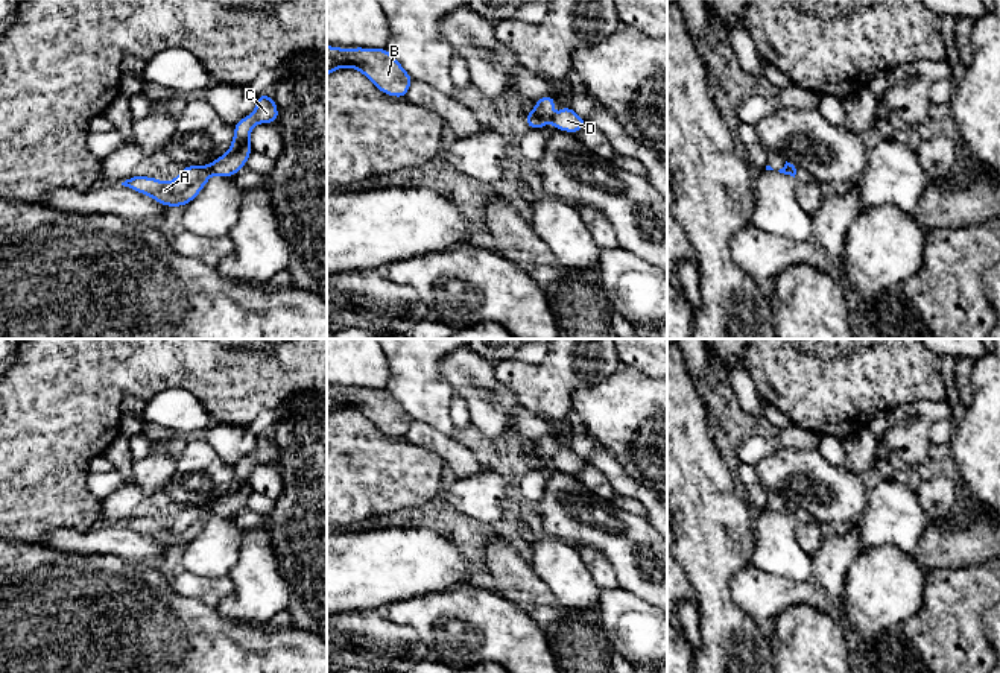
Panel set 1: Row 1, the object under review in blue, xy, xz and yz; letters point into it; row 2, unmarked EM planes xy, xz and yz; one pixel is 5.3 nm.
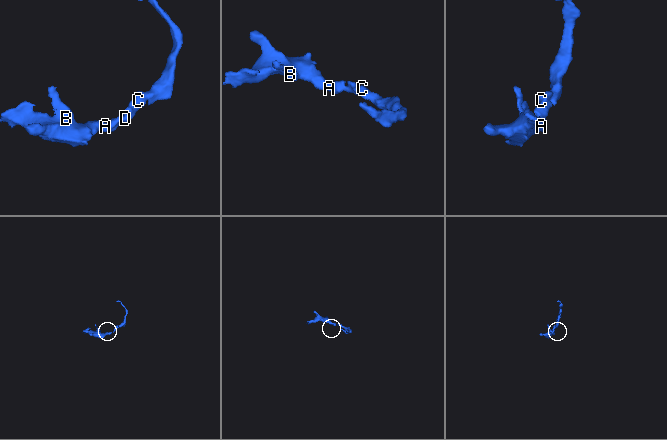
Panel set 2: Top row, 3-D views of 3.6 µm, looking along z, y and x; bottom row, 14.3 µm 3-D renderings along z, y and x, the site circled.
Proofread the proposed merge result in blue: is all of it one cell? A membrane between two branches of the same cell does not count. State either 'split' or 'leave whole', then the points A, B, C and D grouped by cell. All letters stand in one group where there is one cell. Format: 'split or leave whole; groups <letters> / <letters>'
leave whole; groups A B C D

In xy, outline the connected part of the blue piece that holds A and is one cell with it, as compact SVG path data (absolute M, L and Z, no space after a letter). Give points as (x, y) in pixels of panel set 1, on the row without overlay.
M257 436L257 447L252 454L240 459L234 466L234 479L229 491L216 498L208 506L185 506L179 517L170 523L163 523L149 517L137 517L126 520L122 526L150 536L153 541L166 547L185 547L204 529L213 515L236 517L246 506L252 492L249 477L258 463L275 463L278 460L278 448L271 436Z

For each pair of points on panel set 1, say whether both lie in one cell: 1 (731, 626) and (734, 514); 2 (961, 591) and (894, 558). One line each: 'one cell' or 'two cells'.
1: one cell
2: two cells

